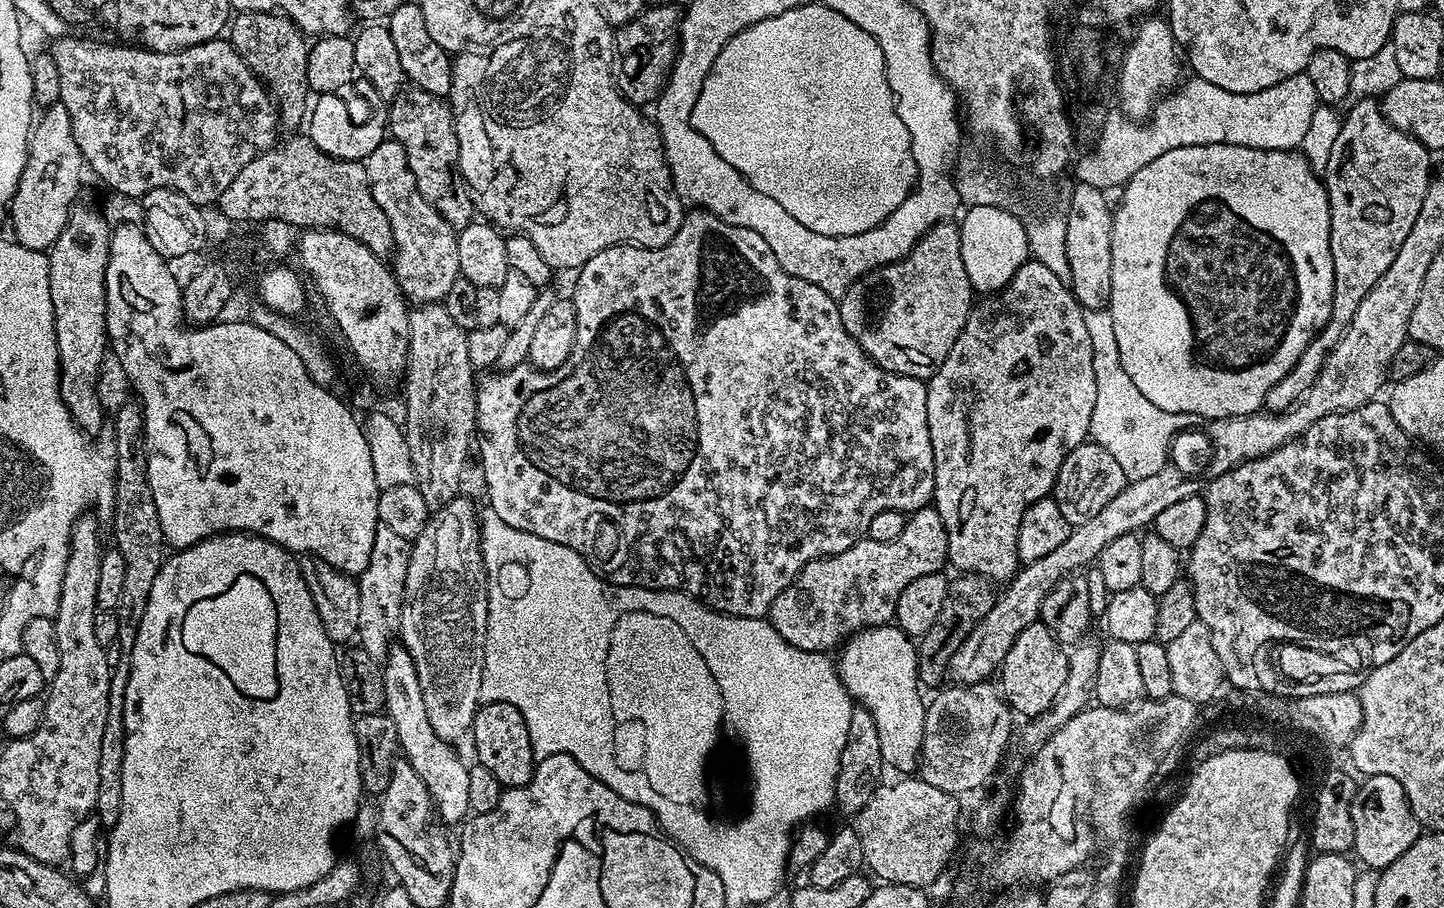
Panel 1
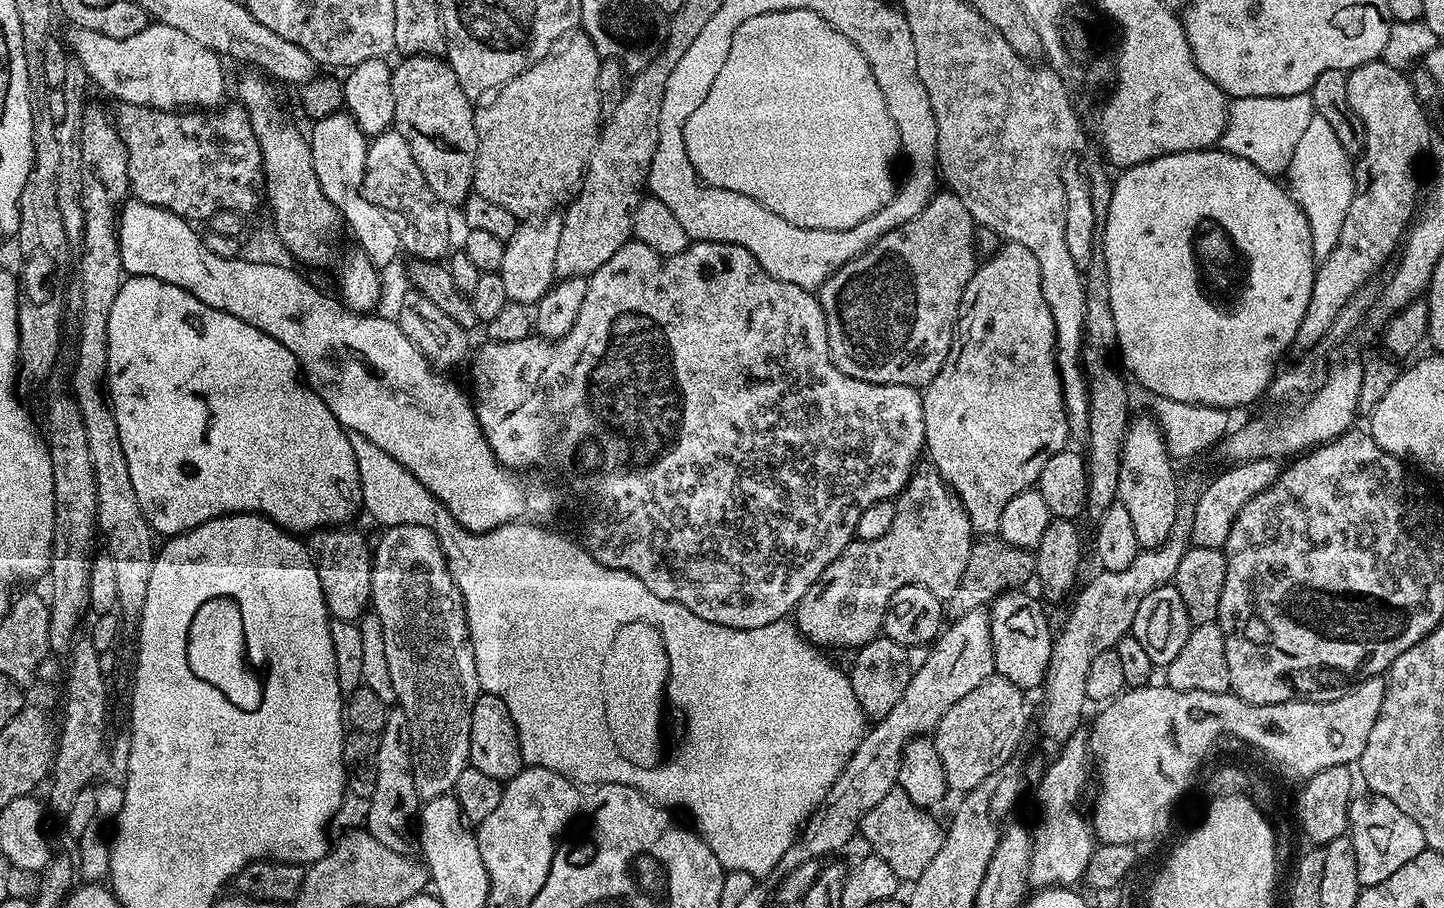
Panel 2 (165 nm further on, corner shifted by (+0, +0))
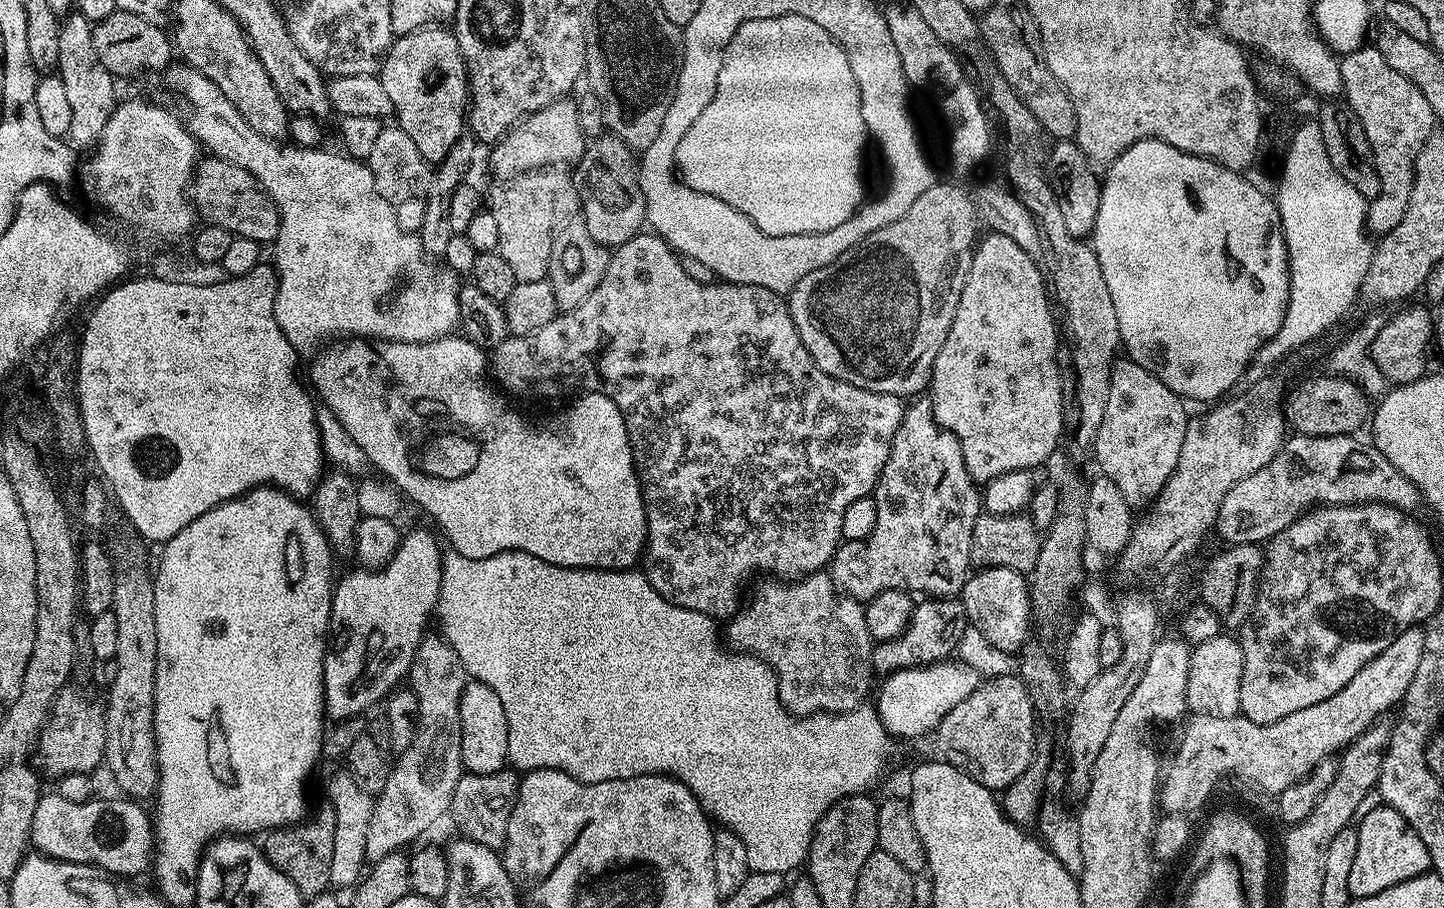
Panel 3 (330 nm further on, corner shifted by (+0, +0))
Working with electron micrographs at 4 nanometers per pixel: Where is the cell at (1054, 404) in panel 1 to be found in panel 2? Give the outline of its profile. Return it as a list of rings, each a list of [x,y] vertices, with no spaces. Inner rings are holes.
[[[1004,242],[997,247],[996,251],[987,257],[988,260],[977,267],[975,274],[964,291],[964,297],[960,303],[960,319],[956,326],[956,335],[952,341],[952,349],[938,374],[923,389],[922,410],[926,430],[924,431],[924,443],[926,456],[929,456],[931,467],[938,470],[938,474],[944,483],[956,493],[956,497],[962,502],[966,514],[972,523],[973,533],[996,534],[1000,531],[1000,519],[1002,510],[1006,510],[1006,502],[1014,498],[1014,494],[1022,494],[1027,488],[1037,483],[1042,466],[1045,466],[1052,455],[1058,454],[1066,448],[1070,440],[1068,430],[1068,415],[1064,409],[1062,398],[1062,386],[1060,385],[1060,372],[1056,368],[1056,330],[1054,318],[1050,312],[1050,306],[1046,304],[1046,298],[1042,292],[1042,278],[1038,258],[1026,250],[1026,246],[1018,246],[1011,242]]]

